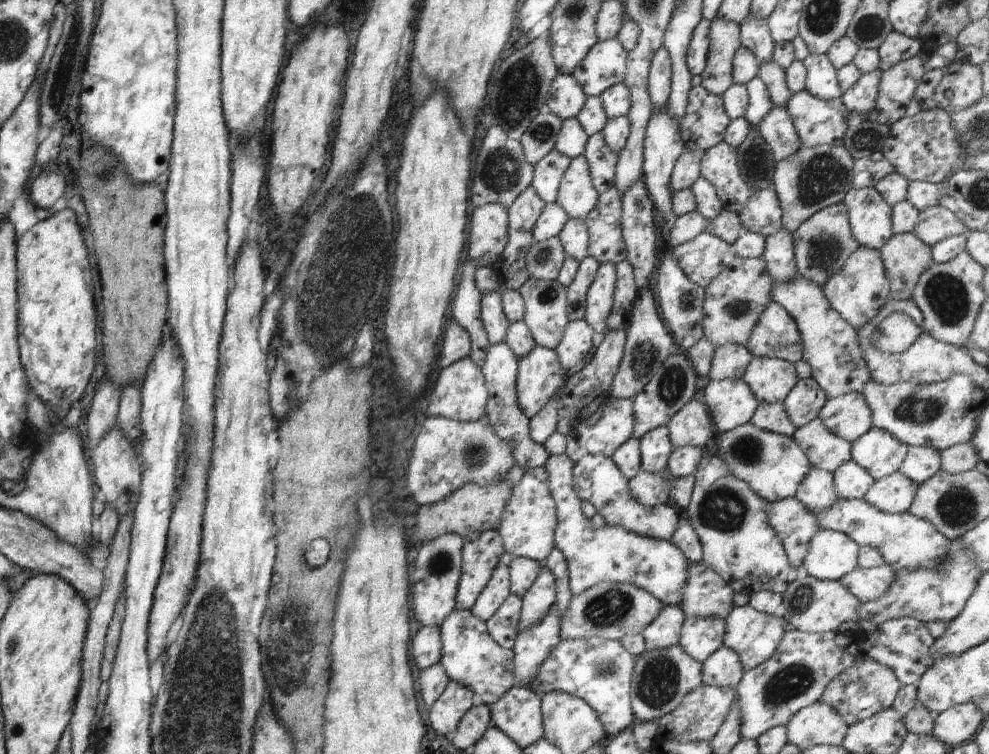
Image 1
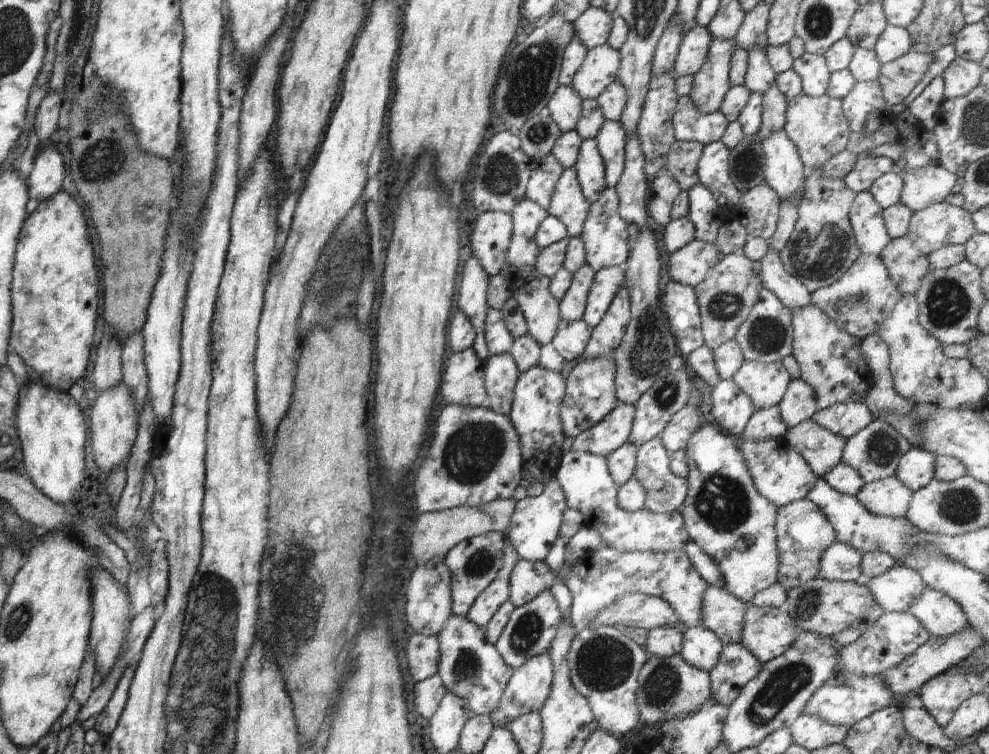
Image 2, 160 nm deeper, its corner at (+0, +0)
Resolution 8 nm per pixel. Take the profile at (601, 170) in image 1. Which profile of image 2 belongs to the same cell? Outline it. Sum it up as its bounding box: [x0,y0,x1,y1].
[575,139,607,205]

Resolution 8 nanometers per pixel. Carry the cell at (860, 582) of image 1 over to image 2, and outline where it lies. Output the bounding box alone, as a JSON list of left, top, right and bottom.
[859,565,927,613]

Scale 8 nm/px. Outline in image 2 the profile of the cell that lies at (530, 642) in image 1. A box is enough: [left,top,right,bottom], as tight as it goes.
[489,652,553,728]

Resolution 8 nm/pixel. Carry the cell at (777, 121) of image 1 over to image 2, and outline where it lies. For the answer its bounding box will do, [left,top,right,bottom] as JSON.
[761,128,807,201]

